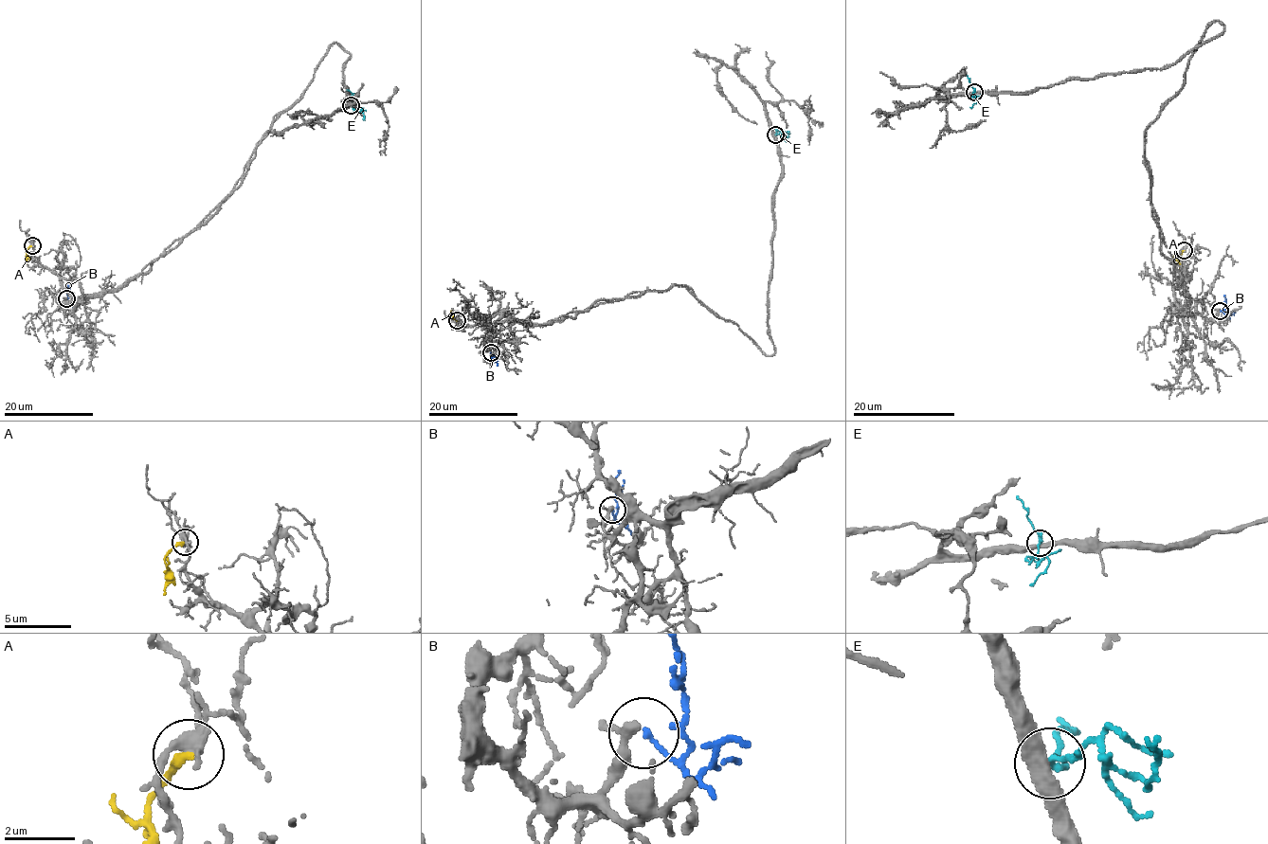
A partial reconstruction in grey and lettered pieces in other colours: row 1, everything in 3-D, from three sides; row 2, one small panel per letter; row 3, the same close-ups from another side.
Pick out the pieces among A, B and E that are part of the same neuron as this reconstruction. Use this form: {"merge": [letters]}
{"merge": ["B"]}

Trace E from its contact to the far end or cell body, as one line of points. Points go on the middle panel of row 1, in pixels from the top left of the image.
E: (774, 134), (780, 132), (787, 137), (787, 131)

